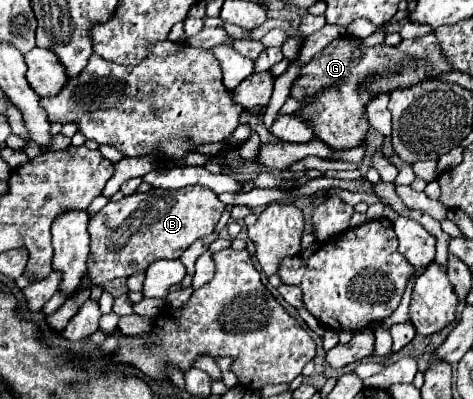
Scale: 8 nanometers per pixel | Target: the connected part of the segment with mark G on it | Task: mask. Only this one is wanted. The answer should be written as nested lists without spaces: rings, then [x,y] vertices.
[[[434,32],[420,38],[402,40],[398,46],[388,46],[386,42],[378,46],[362,46],[358,38],[344,34],[332,40],[310,62],[300,66],[300,76],[292,84],[290,96],[298,102],[312,98],[312,102],[302,106],[296,114],[312,126],[314,138],[338,152],[364,144],[368,134],[366,106],[372,100],[372,94],[388,94],[448,72],[452,72],[452,66],[448,66]]]

